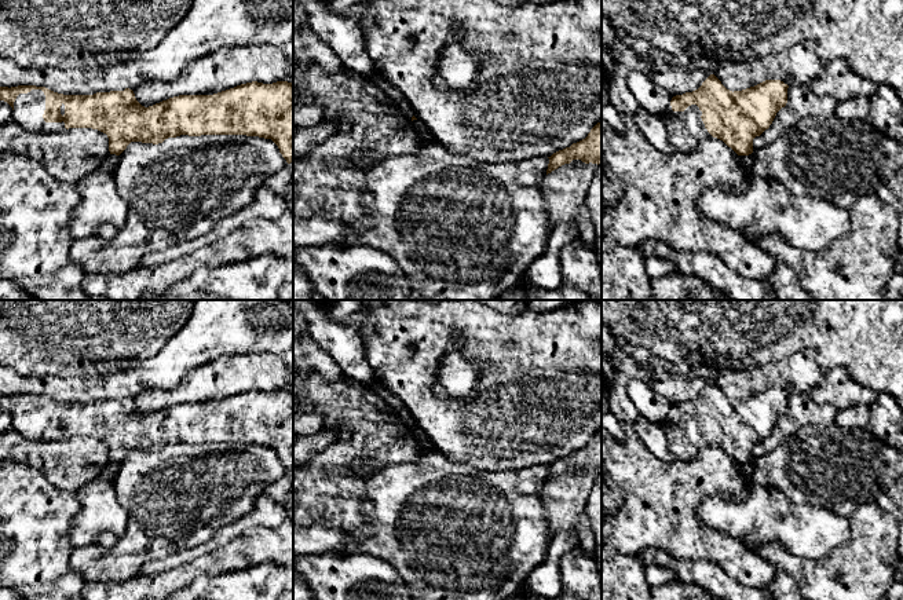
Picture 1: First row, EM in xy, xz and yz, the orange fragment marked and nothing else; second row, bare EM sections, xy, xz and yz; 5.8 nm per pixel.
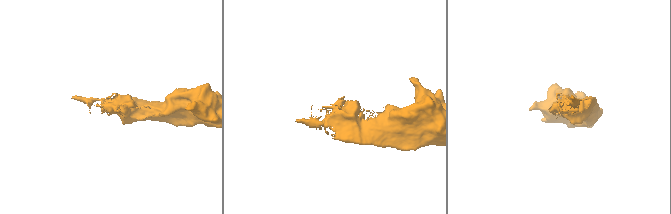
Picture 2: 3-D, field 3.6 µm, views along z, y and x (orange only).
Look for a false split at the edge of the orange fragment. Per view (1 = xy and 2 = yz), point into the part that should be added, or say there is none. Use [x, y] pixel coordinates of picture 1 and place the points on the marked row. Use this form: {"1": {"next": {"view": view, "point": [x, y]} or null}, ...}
{"1": {"next": {"view": "xy", "point": [29, 108]}}, "2": {"next": {"view": "yz", "point": [686, 128]}}}

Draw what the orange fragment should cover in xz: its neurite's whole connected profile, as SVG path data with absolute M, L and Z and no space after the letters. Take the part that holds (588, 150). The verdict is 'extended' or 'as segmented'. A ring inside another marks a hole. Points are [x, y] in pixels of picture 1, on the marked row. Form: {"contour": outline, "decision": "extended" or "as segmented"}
{"contour": "M602 121L591 129L585 139L553 153L548 158L546 175L573 160L581 160L585 164L602 164Z", "decision": "as segmented"}

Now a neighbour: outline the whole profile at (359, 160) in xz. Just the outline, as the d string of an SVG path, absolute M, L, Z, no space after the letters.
M363 150L362 153L355 153L350 160L348 164L354 168L361 168L361 169L372 169L376 164L380 161L372 161L368 157L368 150Z

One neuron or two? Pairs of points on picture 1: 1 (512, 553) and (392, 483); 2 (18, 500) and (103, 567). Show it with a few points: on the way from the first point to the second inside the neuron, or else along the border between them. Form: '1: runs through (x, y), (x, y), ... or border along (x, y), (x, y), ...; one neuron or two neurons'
1: runs through (482, 538), (460, 538), (437, 523), (423, 509); one neuron
2: border along (73, 548), (70, 564), (84, 578); two neurons

